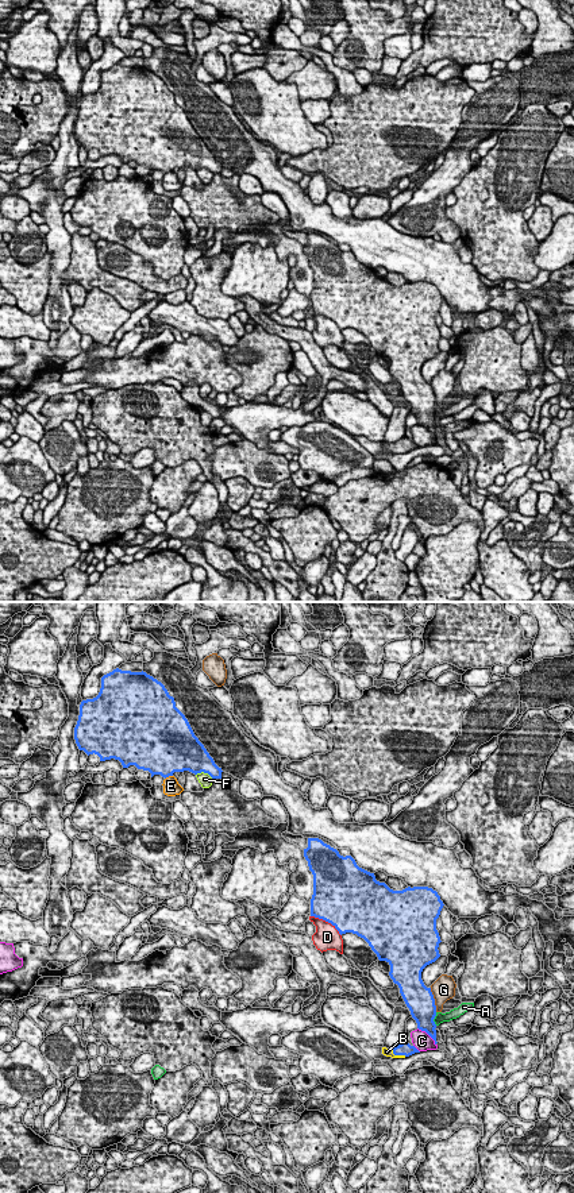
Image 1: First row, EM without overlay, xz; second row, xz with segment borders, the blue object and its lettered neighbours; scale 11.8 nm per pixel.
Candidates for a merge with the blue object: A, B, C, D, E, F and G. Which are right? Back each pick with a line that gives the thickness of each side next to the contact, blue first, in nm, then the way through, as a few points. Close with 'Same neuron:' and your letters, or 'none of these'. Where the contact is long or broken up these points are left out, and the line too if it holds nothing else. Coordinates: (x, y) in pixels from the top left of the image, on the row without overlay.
B: 160/100 nm | across xz (404, 444), (397, 450), (386, 447)
Same neuron: B

